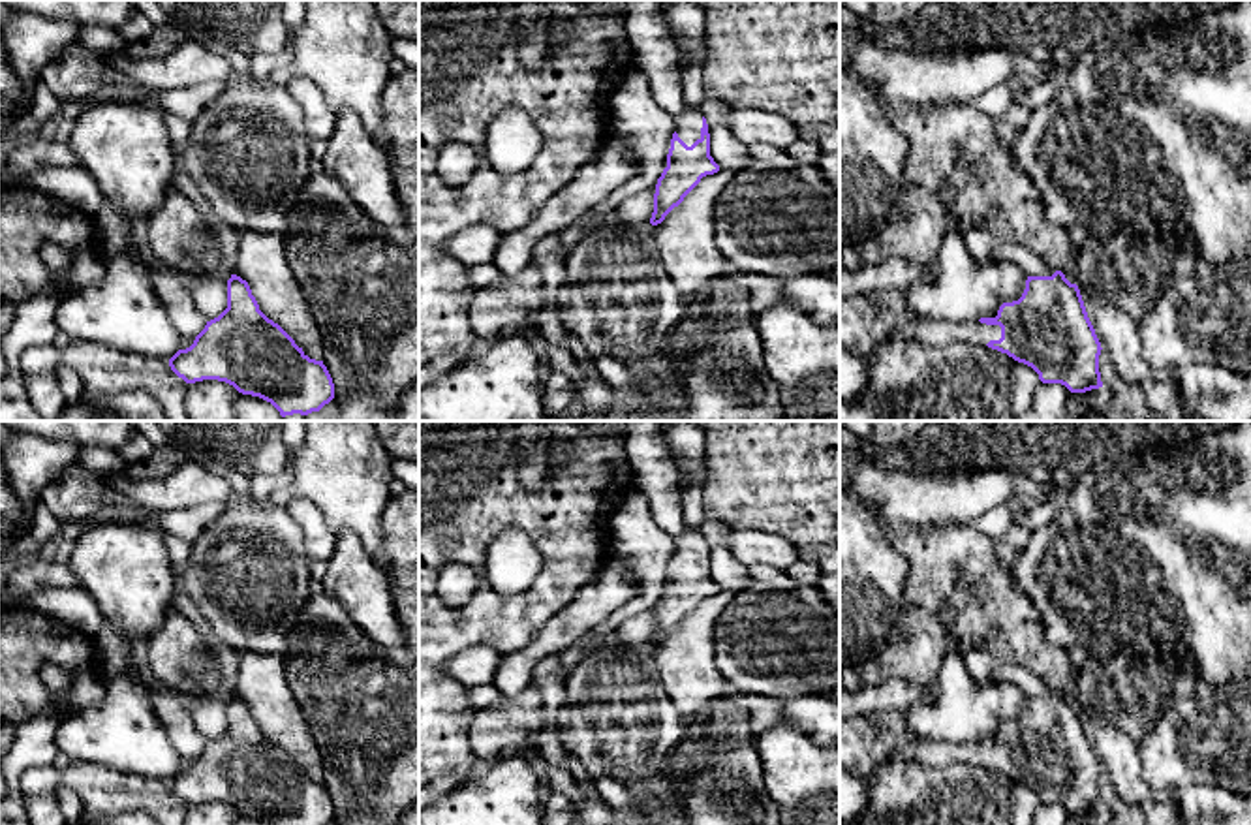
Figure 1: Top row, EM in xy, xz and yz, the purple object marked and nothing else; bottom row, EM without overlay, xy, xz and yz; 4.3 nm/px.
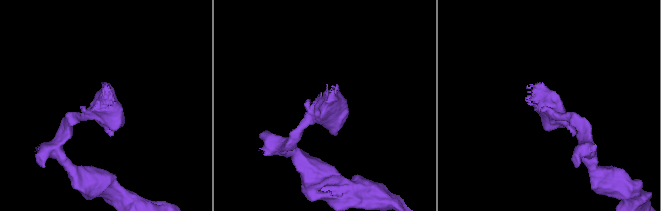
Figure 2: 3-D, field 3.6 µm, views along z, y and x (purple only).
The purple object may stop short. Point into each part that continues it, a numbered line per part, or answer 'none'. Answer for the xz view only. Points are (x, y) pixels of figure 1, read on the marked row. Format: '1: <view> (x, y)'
1: xz (688, 124)

